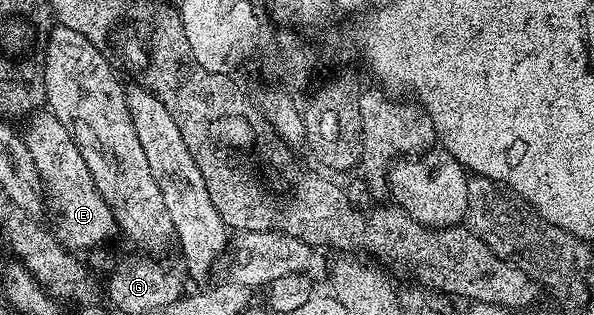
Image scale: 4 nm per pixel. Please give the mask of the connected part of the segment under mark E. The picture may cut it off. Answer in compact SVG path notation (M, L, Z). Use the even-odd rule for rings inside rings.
M46 110L31 115L28 123L30 125L27 126L26 132L24 131L28 154L32 154L32 162L36 164L36 170L42 179L42 187L49 203L51 200L58 207L58 228L56 227L58 241L65 248L71 250L94 248L97 244L104 243L113 232L116 232L114 215L108 206L108 202L104 202L104 198L99 194L98 187L95 186L92 174L88 170L88 162L84 162L80 150L68 134L68 130L55 116L50 115L49 111Z

